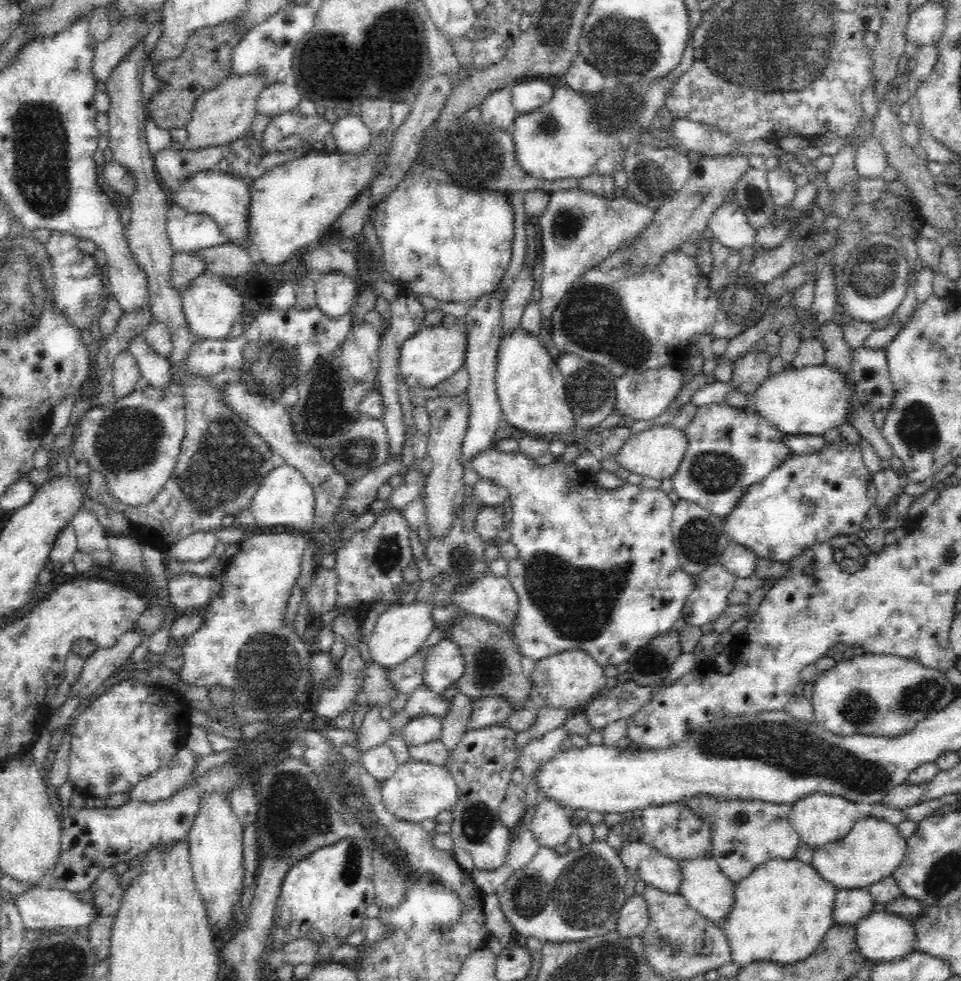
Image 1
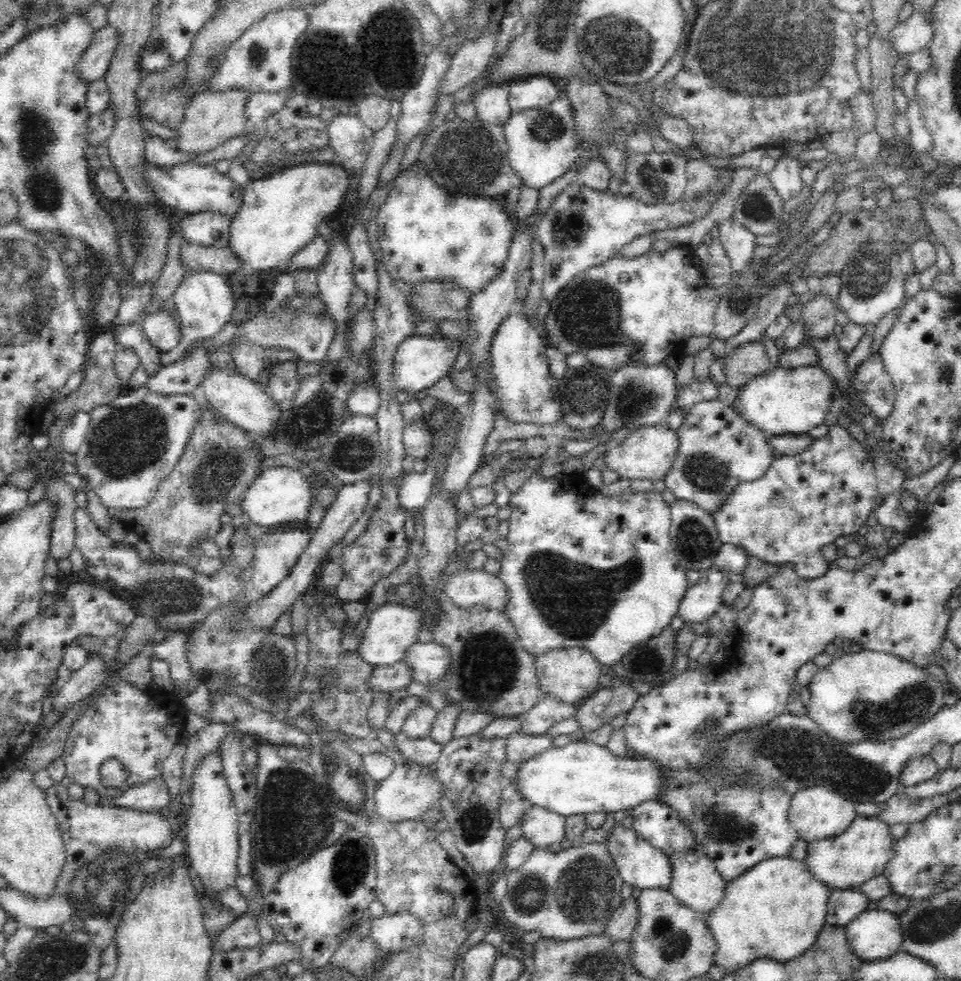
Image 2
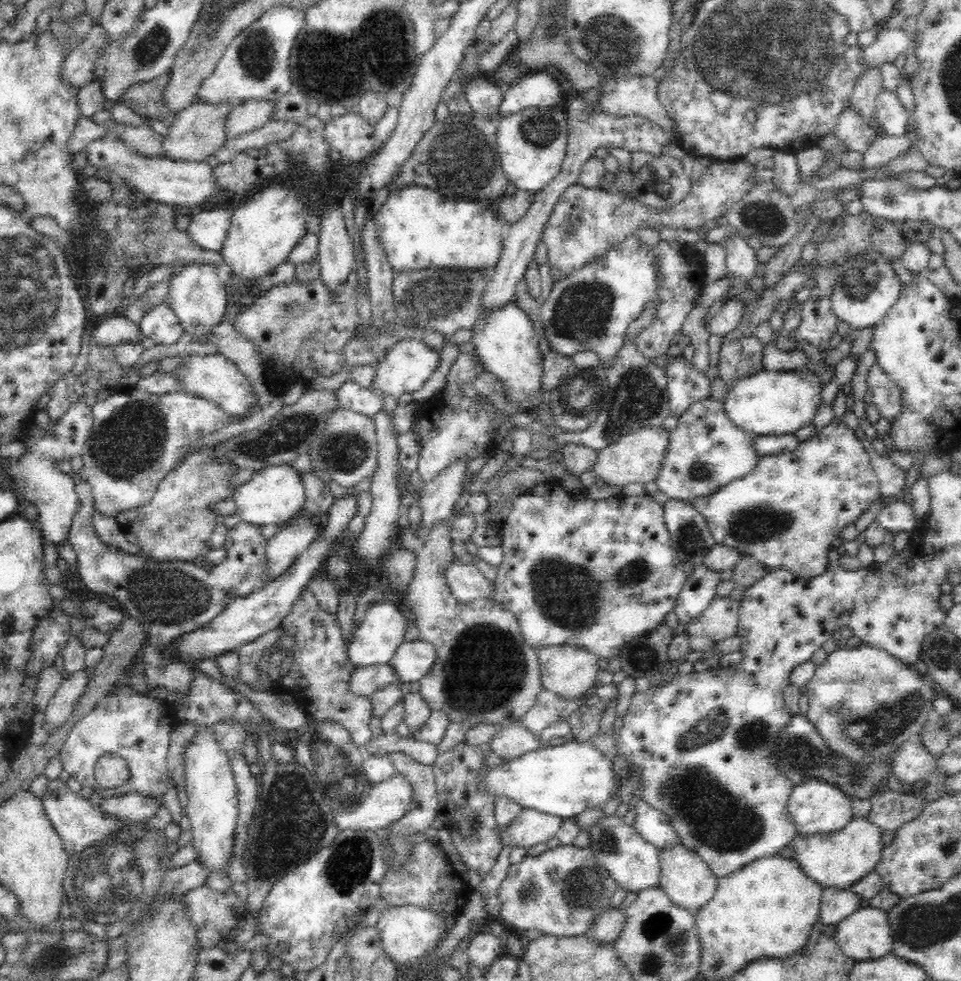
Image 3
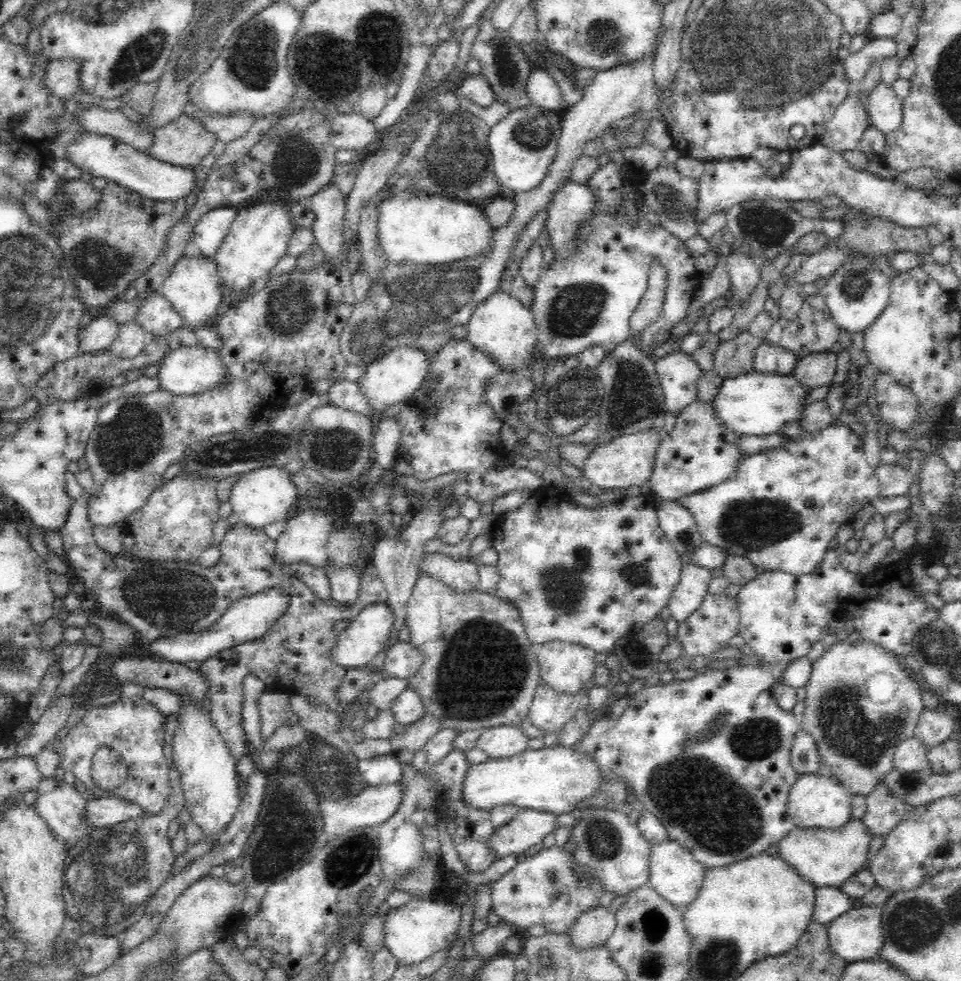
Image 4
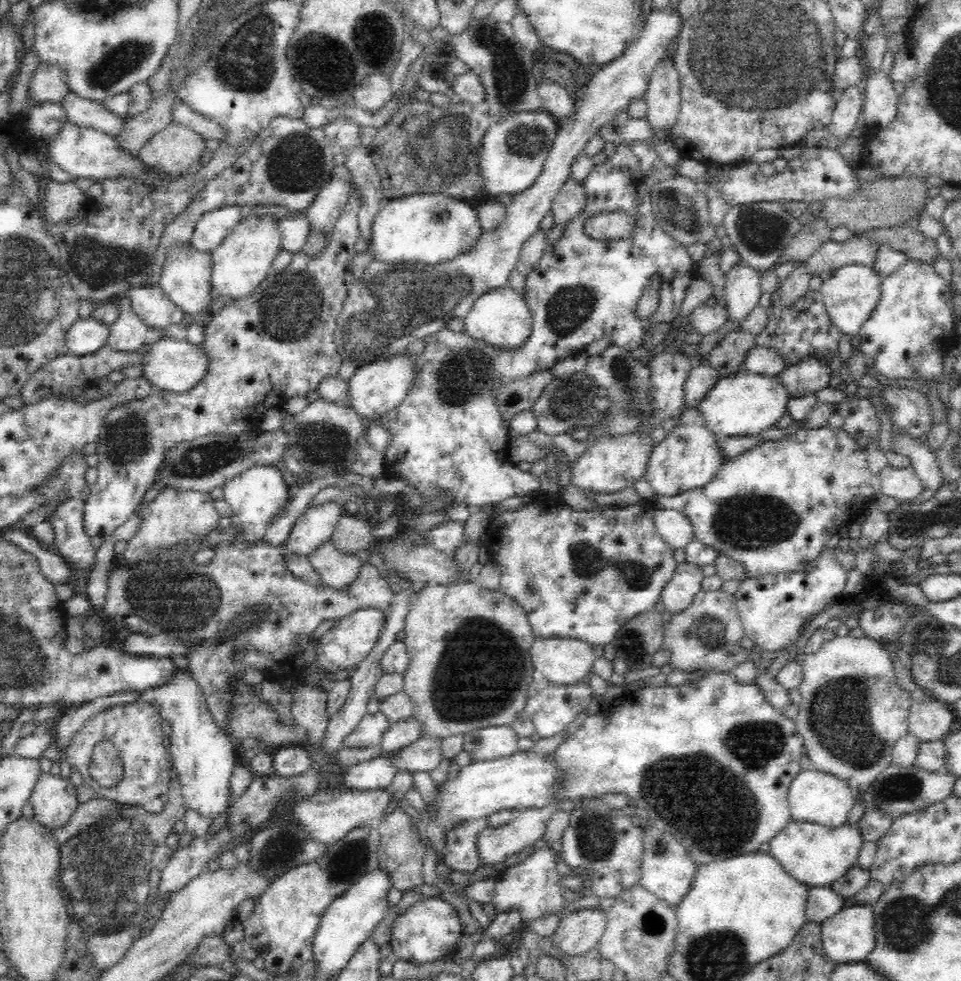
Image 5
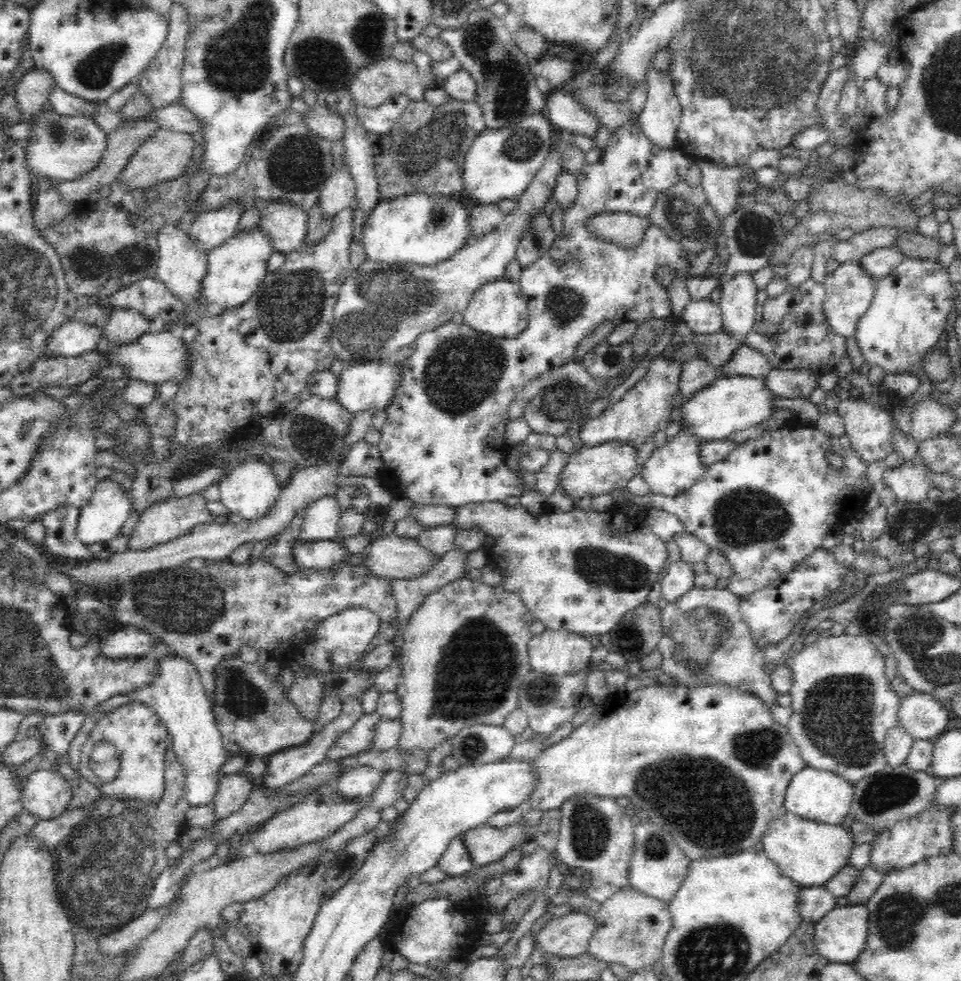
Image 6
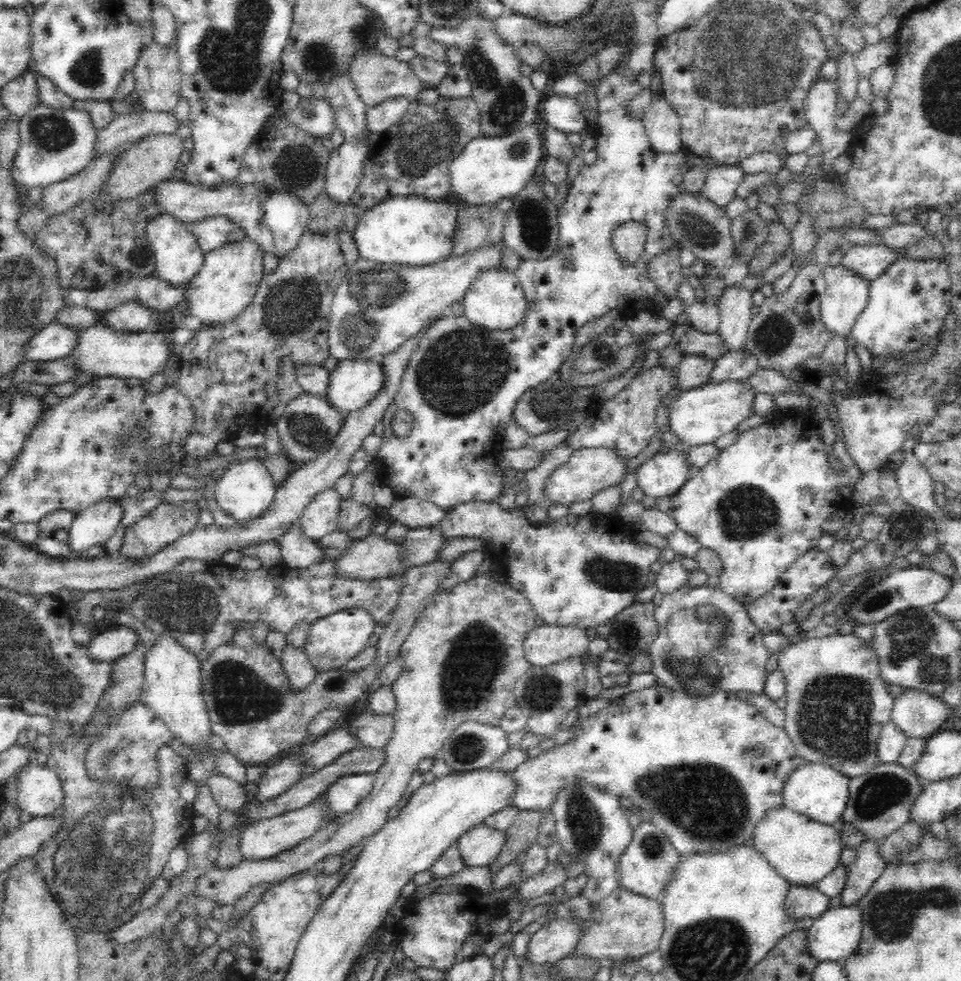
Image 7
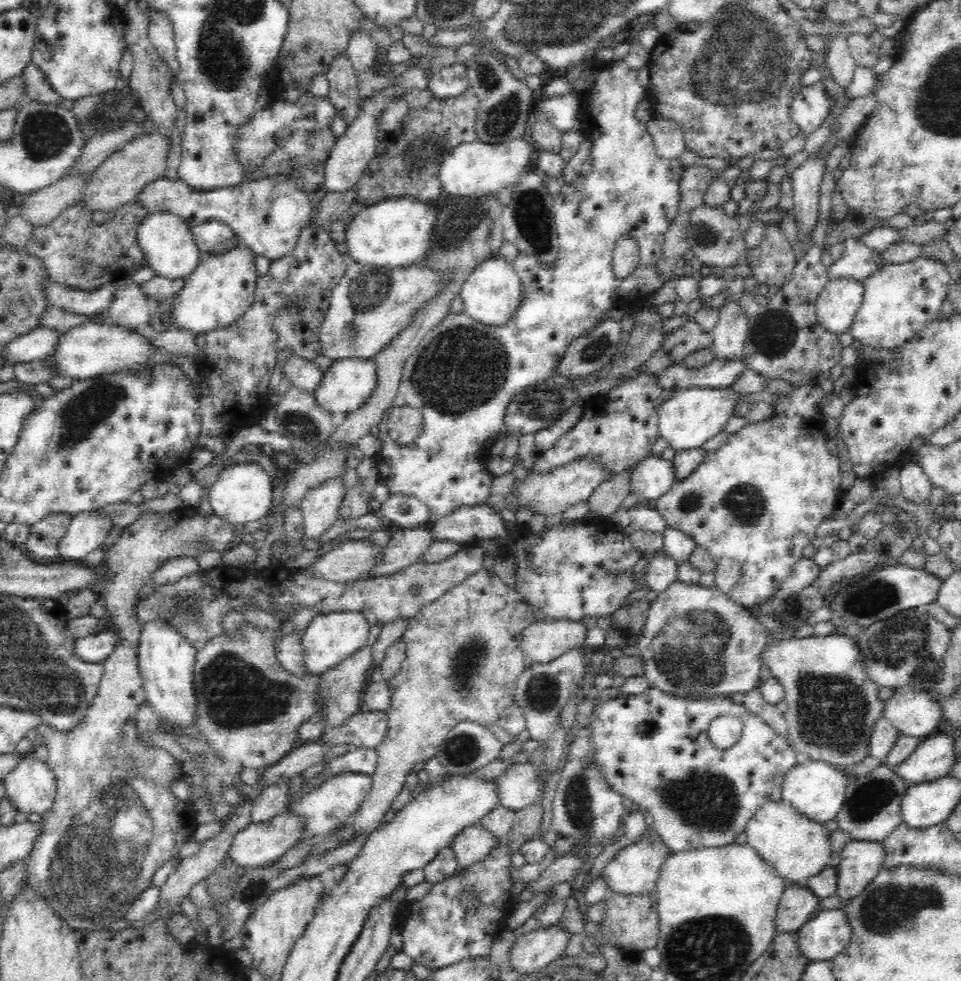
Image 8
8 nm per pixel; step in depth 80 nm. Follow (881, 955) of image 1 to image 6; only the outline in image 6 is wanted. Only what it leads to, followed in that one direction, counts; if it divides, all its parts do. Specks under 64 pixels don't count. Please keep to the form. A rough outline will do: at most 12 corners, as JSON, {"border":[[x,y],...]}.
{"border":[[864,905],[832,908],[813,921],[812,948],[850,963],[862,950]]}

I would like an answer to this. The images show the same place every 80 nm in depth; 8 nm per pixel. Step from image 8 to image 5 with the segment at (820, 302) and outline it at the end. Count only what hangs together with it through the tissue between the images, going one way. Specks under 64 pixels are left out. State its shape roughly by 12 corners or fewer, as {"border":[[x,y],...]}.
{"border":[[866,264],[833,268],[826,314],[857,336],[877,306],[881,279]]}

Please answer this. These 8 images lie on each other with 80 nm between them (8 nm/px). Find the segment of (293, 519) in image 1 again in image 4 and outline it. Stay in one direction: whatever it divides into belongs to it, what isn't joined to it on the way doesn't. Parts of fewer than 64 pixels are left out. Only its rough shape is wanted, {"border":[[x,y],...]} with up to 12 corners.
{"border":[[282,466],[238,475],[229,503],[264,531],[299,500]]}

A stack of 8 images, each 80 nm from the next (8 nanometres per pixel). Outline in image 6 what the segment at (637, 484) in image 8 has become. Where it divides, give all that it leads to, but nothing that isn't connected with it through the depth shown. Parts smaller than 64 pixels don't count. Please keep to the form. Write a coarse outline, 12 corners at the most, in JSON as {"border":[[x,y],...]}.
{"border":[[678,434],[640,470],[650,495],[675,495],[700,476],[698,441]]}

